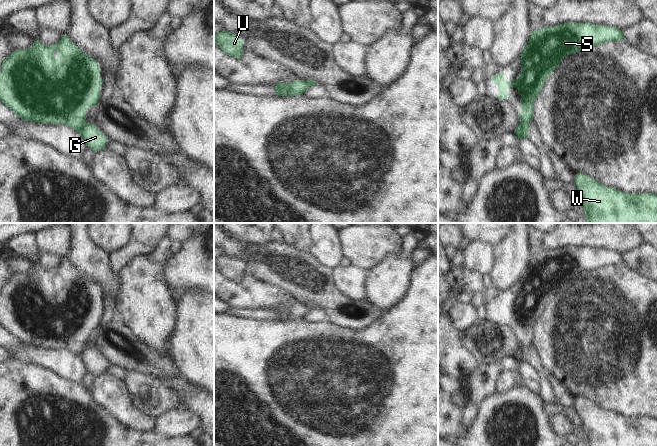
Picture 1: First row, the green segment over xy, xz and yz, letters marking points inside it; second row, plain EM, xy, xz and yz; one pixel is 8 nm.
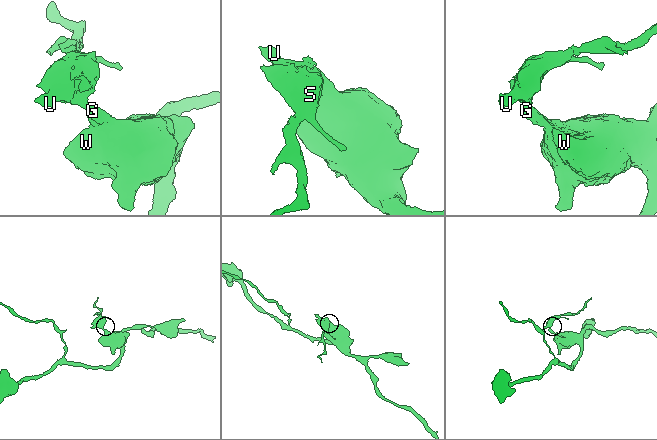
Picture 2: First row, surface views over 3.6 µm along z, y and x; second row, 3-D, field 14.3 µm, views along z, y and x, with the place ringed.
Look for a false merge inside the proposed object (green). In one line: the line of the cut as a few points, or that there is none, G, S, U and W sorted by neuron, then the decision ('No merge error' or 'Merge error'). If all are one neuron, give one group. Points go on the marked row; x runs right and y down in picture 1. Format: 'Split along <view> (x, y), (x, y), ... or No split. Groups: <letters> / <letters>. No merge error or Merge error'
Split along xy (86, 122), (77, 131). Groups: G W / S U. Merge error

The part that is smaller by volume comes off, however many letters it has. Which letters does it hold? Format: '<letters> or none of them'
S, U

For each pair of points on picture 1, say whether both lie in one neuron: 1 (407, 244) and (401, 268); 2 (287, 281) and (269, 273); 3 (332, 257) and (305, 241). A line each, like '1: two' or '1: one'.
1: two
2: one
3: two

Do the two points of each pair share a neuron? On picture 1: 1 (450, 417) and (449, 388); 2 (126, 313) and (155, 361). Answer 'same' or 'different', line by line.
1: same
2: different

